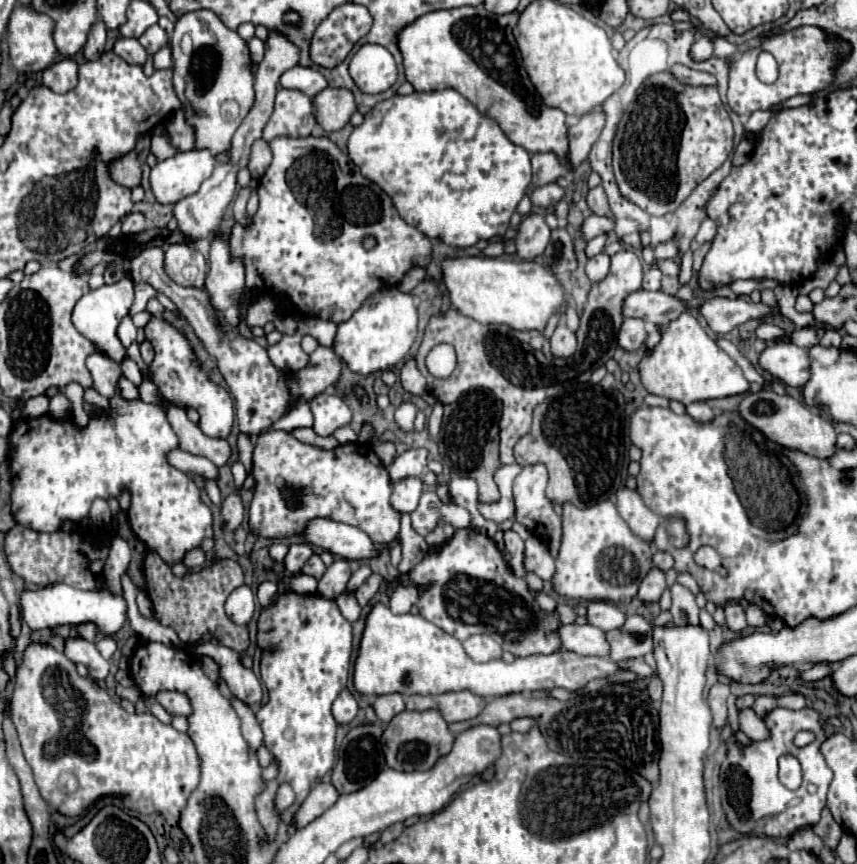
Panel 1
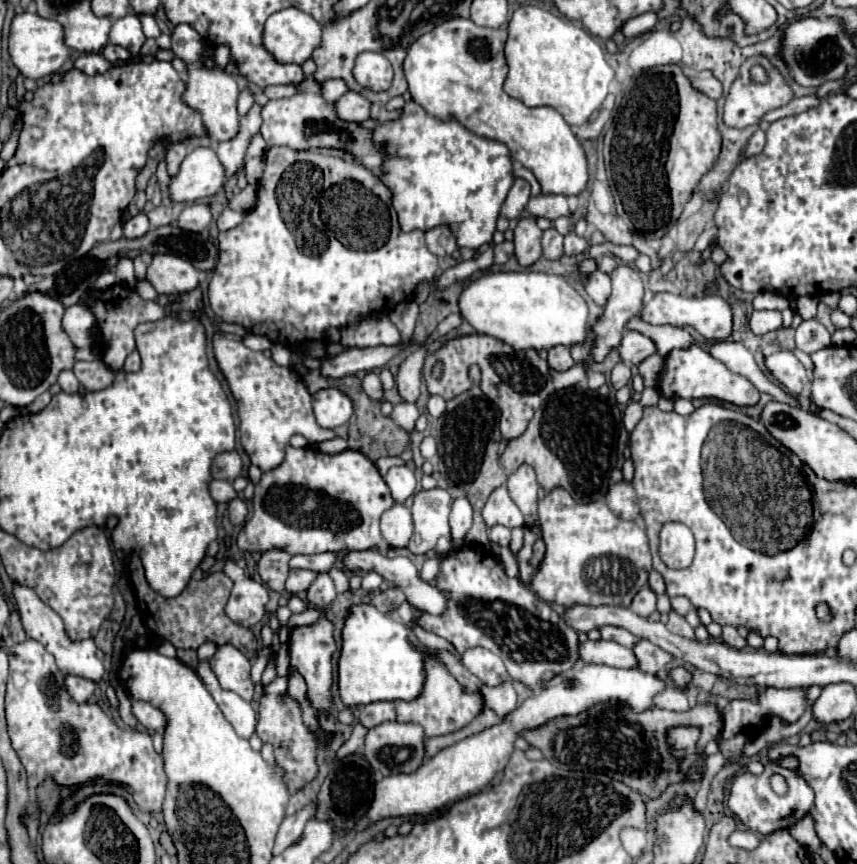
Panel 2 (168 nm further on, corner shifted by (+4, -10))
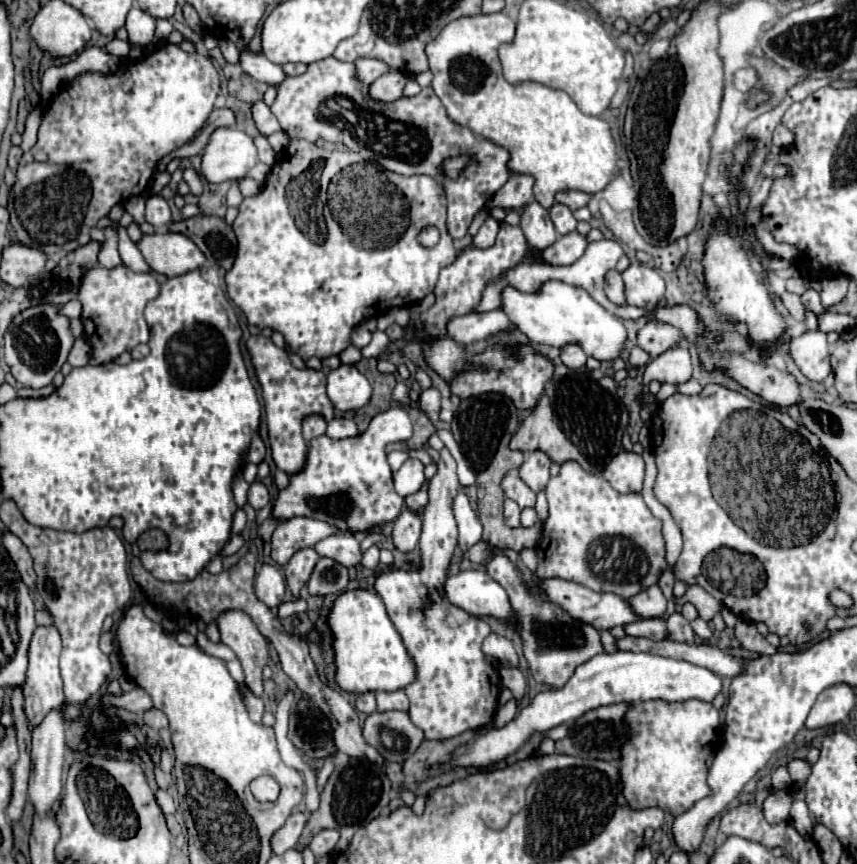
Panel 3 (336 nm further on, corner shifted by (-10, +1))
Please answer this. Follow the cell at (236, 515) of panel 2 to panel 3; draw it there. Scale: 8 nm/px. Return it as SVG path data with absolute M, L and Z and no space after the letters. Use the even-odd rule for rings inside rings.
M255 481L251 483L249 487L249 495L247 495L247 503L253 507L253 509L261 509L269 503L269 493L267 493L267 487L261 483L261 481Z

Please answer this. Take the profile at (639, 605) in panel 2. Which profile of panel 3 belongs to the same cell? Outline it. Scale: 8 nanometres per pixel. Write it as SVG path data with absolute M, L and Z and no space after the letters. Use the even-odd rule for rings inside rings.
M651 585L649 589L637 593L629 601L631 601L631 607L635 609L635 613L639 613L639 617L643 617L643 619L663 615L667 609L667 599L661 593L659 585Z

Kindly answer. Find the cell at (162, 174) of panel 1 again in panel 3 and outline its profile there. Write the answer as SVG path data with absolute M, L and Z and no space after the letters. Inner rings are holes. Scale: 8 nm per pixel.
M217 129L201 155L201 173L209 183L235 181L249 173L257 163L257 149L253 139L235 129Z

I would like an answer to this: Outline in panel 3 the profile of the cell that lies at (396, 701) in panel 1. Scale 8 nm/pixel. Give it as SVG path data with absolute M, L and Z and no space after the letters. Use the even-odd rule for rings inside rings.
M403 689L399 691L383 691L383 693L377 693L377 711L407 711L409 709L409 699L405 695Z

